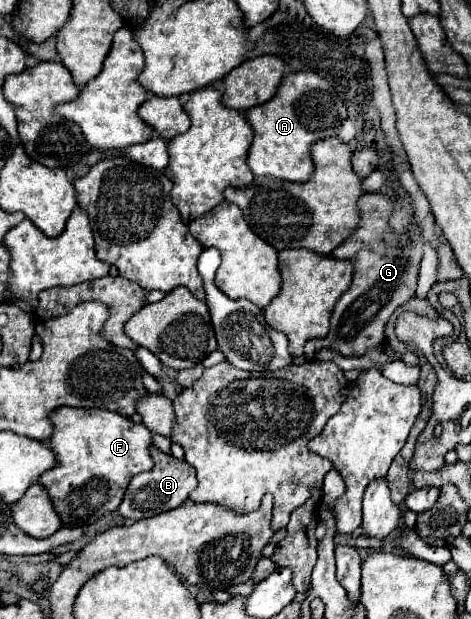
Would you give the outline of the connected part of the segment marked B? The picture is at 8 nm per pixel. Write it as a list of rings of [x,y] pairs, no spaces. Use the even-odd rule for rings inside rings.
[[[152,448],[152,458],[154,458],[154,468],[150,472],[142,472],[142,474],[134,476],[124,494],[124,500],[118,508],[124,518],[142,520],[142,518],[150,518],[150,516],[158,516],[162,512],[174,510],[178,506],[182,506],[188,500],[190,492],[198,486],[196,472],[190,464],[176,460],[172,456],[166,456],[158,448]]]

